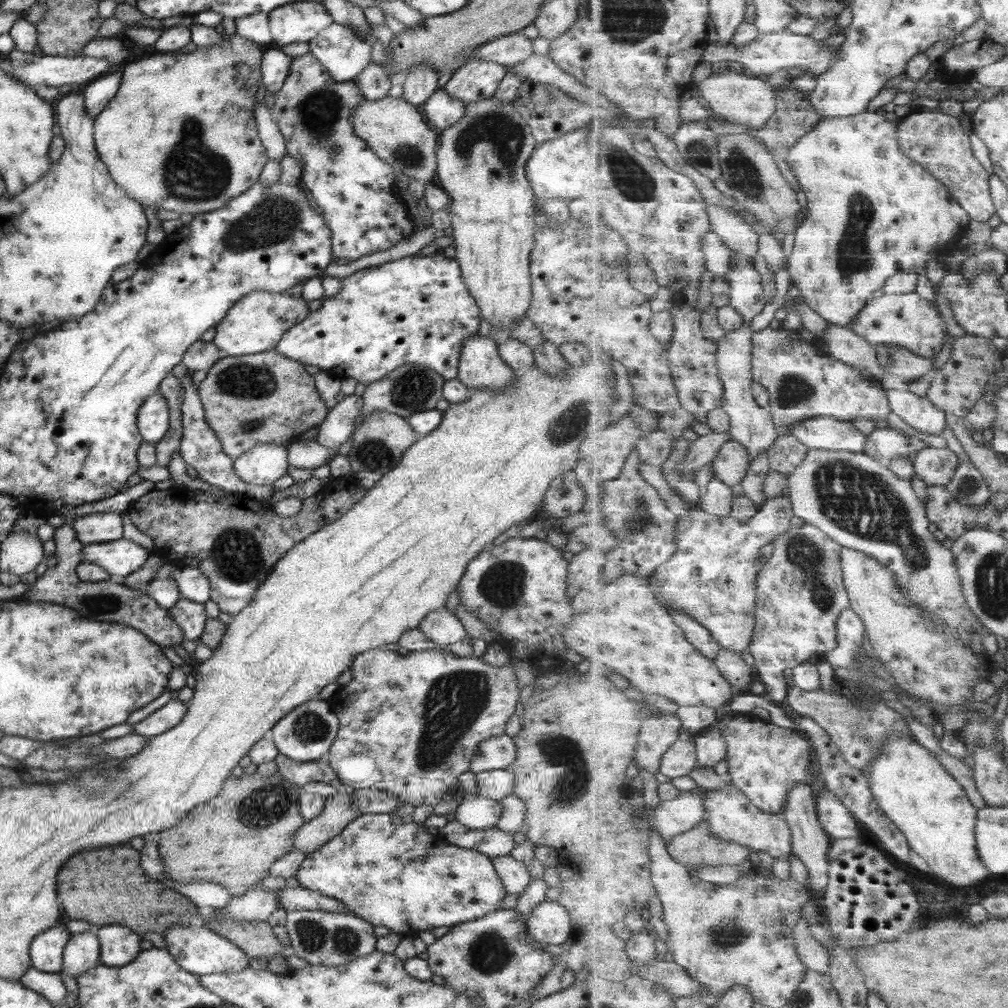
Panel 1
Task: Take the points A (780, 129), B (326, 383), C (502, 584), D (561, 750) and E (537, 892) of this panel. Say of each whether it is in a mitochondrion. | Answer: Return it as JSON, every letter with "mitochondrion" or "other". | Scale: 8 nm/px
{"A":"other","B":"other","C":"mitochondrion","D":"mitochondrion","E":"other"}

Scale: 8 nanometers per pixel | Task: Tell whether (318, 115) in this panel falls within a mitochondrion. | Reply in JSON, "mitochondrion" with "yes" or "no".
{"mitochondrion":"yes"}

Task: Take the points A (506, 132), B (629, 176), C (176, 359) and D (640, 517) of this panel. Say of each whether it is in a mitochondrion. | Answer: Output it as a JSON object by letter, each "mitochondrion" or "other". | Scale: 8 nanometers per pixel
{"A":"mitochondrion","B":"mitochondrion","C":"other","D":"mitochondrion"}

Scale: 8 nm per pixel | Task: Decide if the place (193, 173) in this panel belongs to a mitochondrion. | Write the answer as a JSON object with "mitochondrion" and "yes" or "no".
{"mitochondrion":"yes"}

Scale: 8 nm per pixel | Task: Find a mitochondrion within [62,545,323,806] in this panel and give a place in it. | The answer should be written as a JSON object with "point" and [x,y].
{"point":[102,604]}

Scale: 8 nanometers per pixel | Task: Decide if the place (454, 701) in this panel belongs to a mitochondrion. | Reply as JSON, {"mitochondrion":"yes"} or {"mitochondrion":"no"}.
{"mitochondrion":"yes"}

